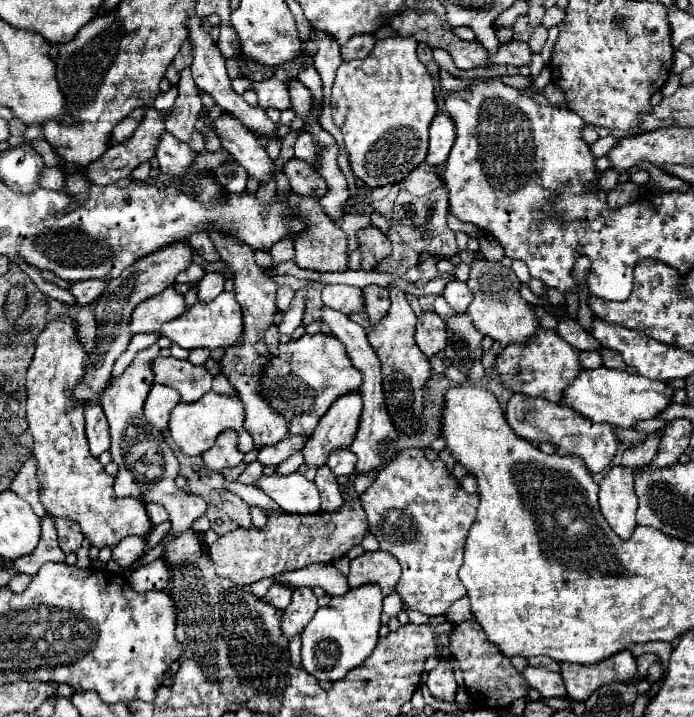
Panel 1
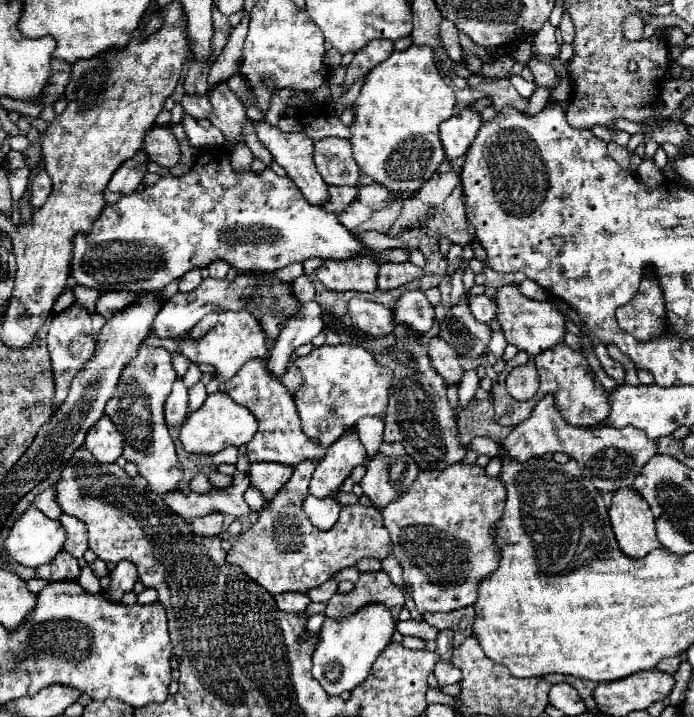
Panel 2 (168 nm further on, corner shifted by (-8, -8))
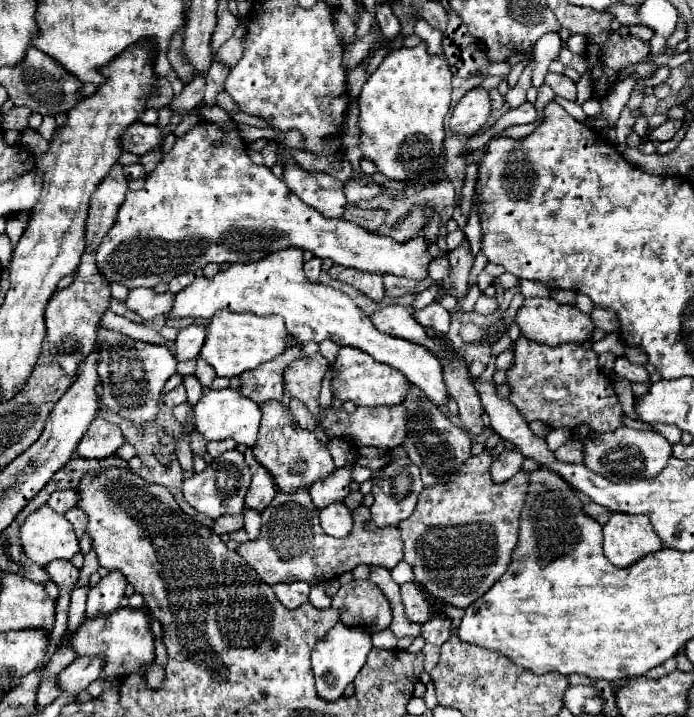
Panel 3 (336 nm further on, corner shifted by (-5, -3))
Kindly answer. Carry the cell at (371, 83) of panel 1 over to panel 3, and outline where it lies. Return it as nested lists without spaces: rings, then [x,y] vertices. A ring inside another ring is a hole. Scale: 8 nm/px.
[[[420,42],[414,48],[396,48],[392,50],[378,70],[370,76],[364,84],[362,94],[358,98],[360,104],[360,148],[368,160],[372,160],[378,172],[386,174],[394,180],[406,178],[420,178],[432,172],[442,156],[442,142],[444,142],[444,116],[450,108],[450,92],[452,92],[452,72],[442,56],[428,54],[426,44]]]

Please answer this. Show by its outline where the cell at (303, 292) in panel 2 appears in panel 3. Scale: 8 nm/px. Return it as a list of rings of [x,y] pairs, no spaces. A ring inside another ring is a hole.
[[[316,256],[304,264],[304,274],[308,276],[308,280],[314,280],[314,282],[318,282],[320,270],[322,270],[322,260],[320,260],[320,258],[316,258]]]

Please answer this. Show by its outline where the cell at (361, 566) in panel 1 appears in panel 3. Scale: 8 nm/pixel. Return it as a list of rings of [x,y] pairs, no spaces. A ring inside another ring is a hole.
[[[370,580],[348,582],[332,596],[332,608],[340,610],[340,620],[348,628],[366,628],[370,632],[386,630],[392,622],[390,602]]]

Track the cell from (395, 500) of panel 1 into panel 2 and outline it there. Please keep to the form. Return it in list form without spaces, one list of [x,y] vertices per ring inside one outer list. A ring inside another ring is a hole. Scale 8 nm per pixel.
[[[447,465],[443,471],[419,471],[411,489],[381,509],[383,525],[391,535],[393,555],[403,569],[405,589],[423,613],[449,613],[477,601],[477,581],[495,571],[499,553],[491,545],[491,525],[505,507],[505,489],[499,479],[489,479],[477,465]]]

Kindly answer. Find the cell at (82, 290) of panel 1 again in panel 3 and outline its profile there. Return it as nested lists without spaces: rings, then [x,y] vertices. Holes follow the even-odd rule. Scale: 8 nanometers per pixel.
[[[134,288],[130,290],[124,304],[144,320],[152,320],[154,316],[168,314],[172,310],[174,296],[170,292],[156,294],[152,288]]]

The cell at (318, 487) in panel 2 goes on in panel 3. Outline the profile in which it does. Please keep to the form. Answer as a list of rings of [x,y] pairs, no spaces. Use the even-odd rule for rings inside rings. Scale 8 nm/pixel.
[[[344,466],[336,470],[334,476],[328,476],[328,480],[318,480],[310,488],[312,502],[318,510],[336,502],[344,502],[344,498],[350,494],[350,482],[352,482],[350,472],[352,472],[352,466]]]

